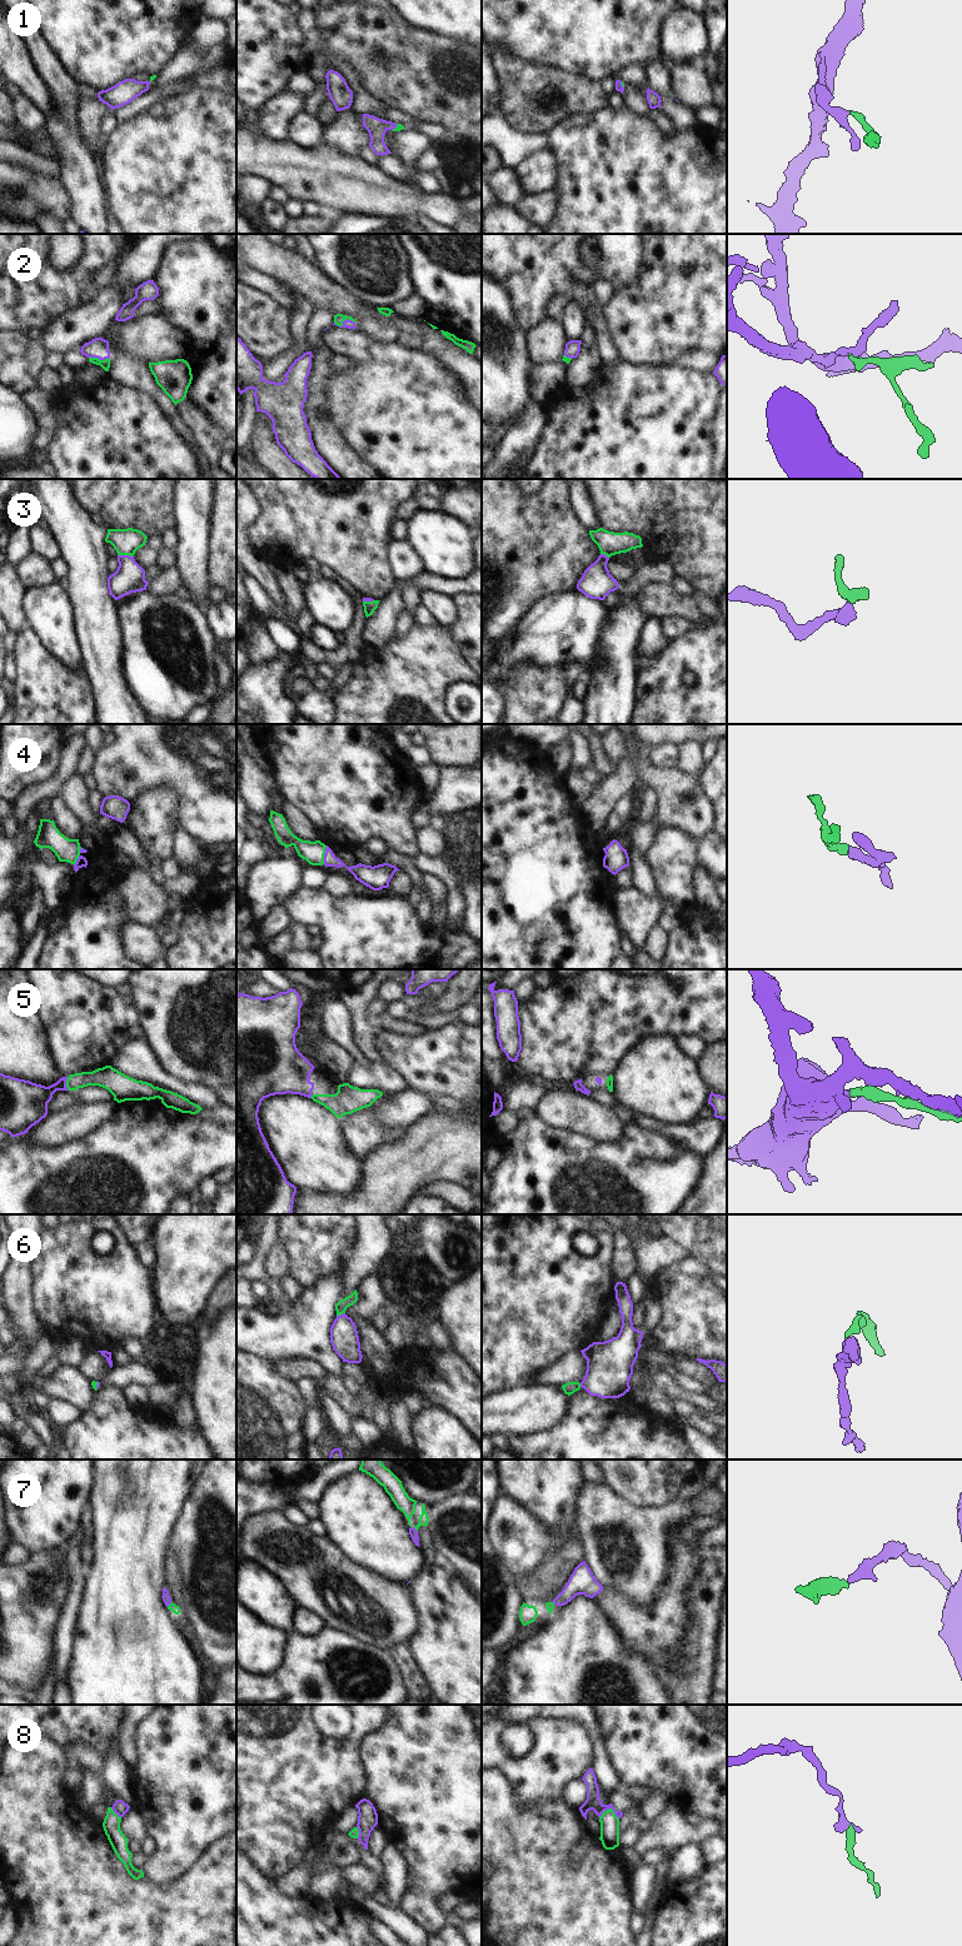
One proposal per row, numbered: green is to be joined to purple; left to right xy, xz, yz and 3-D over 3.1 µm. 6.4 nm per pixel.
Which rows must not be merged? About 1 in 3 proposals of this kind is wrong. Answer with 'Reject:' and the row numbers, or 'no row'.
Reject: 8.

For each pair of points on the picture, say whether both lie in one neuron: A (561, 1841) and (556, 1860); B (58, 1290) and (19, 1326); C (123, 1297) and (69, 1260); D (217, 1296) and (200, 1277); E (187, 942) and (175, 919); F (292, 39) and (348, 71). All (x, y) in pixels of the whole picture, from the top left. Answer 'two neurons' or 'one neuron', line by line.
A: one neuron
B: two neurons
C: one neuron
D: two neurons
E: two neurons
F: two neurons

